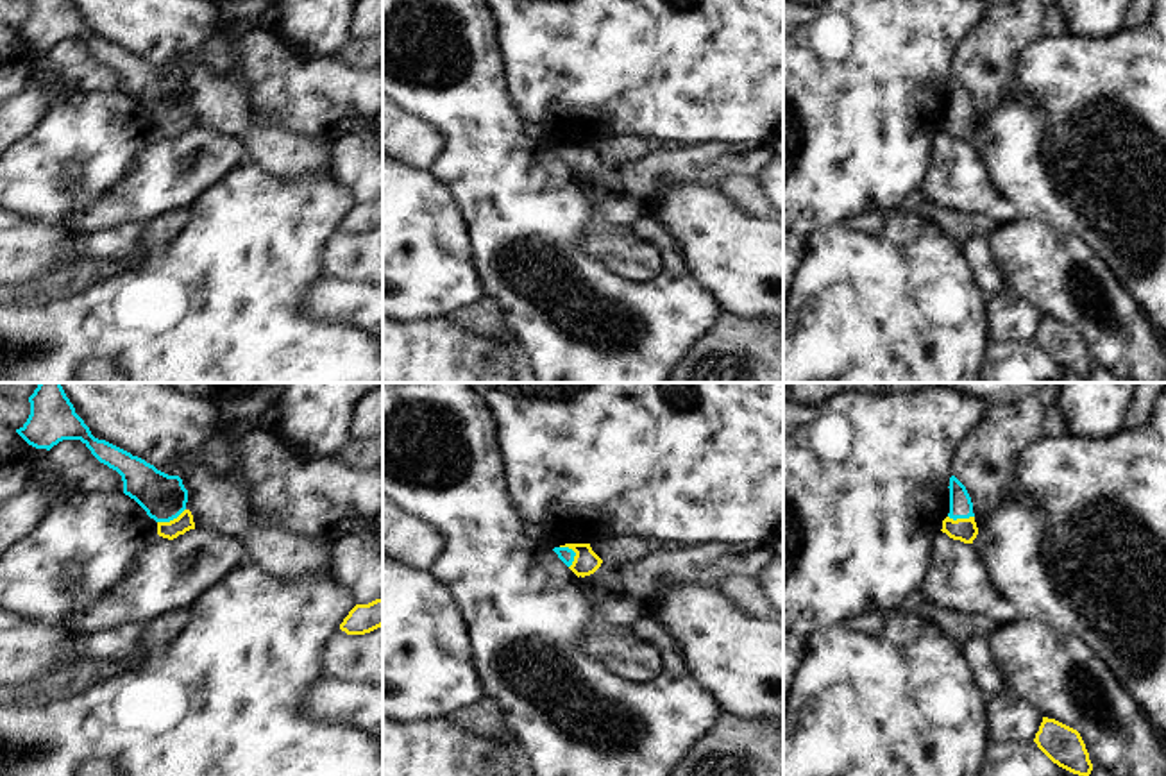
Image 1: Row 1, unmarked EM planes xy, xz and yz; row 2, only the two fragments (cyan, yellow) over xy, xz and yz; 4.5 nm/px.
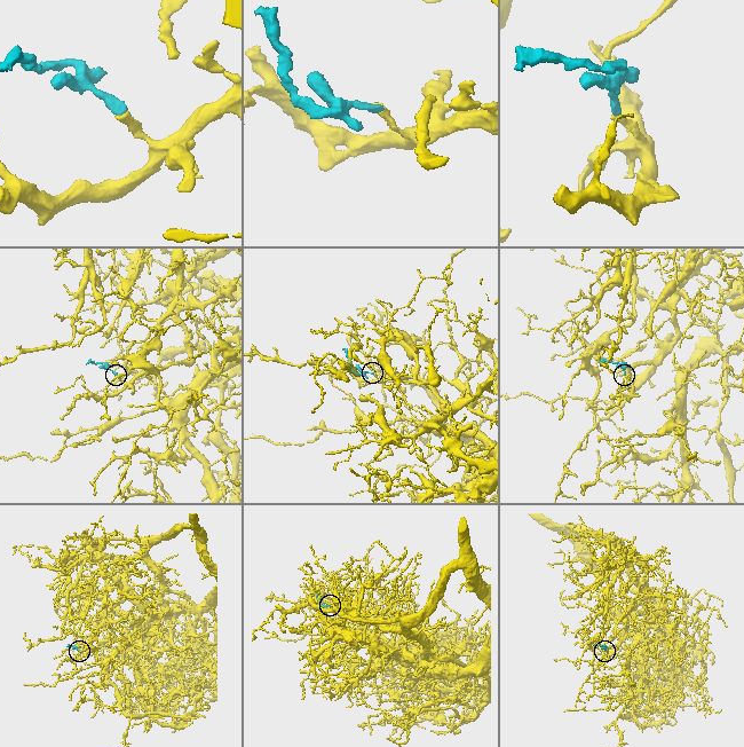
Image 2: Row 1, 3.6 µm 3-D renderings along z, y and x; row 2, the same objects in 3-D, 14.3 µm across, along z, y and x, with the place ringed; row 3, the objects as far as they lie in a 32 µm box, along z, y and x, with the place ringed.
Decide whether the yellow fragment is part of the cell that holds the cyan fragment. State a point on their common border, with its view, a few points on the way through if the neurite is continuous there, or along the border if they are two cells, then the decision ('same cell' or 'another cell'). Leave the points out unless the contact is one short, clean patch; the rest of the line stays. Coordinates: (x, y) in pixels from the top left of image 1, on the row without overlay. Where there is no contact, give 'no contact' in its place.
meets cyan in xz at (574, 152); runs through xz (566, 154), (574, 152), (585, 161); same cell

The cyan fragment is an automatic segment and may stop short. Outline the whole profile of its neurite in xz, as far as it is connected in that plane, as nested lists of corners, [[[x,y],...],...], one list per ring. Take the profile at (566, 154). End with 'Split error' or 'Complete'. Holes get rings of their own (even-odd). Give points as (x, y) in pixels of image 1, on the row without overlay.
[[[565,143],[553,150],[578,177],[594,173],[603,163],[590,143]]]. Split error.

